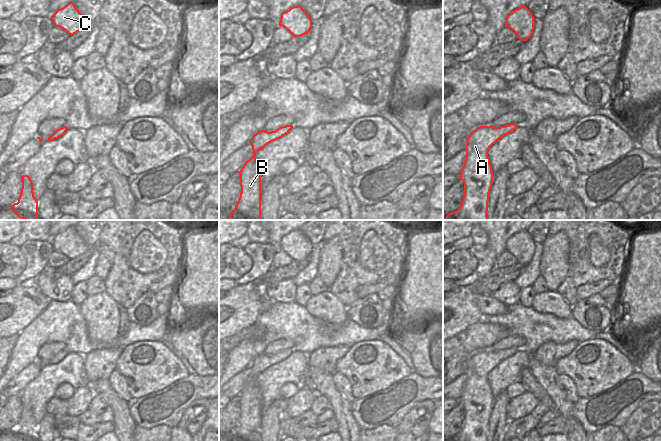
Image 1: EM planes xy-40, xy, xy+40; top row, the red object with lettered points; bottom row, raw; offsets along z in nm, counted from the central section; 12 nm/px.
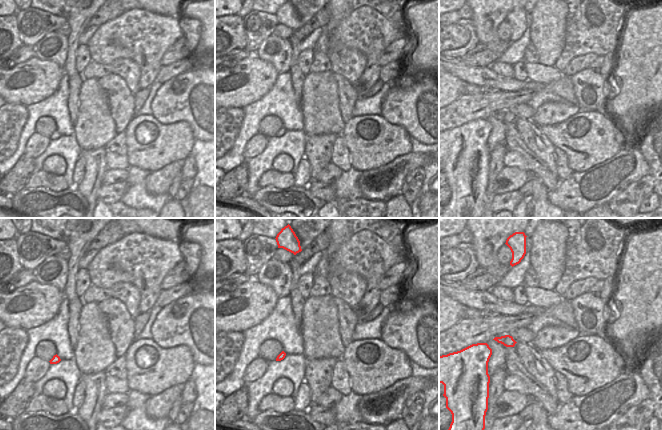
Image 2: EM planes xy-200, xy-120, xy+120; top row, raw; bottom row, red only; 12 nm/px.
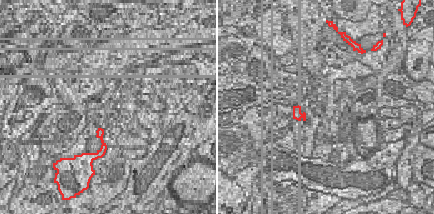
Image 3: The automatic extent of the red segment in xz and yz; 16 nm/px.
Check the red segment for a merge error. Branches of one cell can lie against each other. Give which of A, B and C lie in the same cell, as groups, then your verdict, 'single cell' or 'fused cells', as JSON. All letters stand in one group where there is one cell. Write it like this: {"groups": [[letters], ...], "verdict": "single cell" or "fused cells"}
{"groups": [["A", "B", "C"]], "verdict": "single cell"}

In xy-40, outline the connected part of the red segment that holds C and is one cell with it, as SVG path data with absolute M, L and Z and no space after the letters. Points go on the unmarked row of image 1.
M69 226L63 232L58 233L51 243L55 251L65 254L69 259L76 258L89 248L74 226Z

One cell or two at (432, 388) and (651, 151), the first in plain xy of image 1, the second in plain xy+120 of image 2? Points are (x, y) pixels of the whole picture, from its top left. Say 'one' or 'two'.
two

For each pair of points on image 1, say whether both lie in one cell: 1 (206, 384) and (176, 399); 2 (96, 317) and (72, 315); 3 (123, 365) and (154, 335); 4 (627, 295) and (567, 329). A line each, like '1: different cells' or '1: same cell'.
1: same cell
2: different cells
3: different cells
4: different cells

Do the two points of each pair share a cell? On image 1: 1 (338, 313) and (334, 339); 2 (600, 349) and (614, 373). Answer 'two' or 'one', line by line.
1: two
2: one

